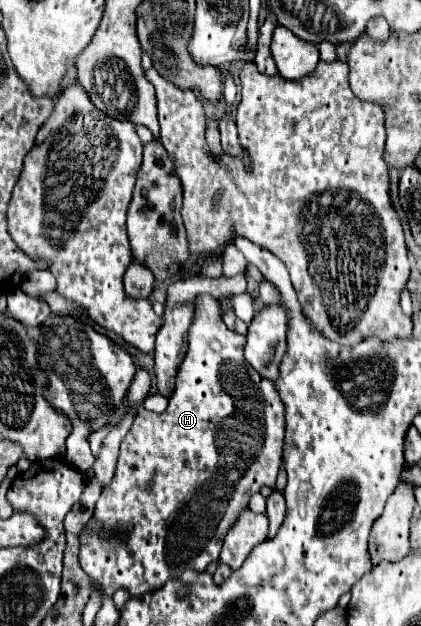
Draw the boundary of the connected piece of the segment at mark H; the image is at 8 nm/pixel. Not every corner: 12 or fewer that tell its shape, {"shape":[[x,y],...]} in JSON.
{"shape":[[212,296],[138,408],[80,564],[158,590],[274,488],[284,406]]}

